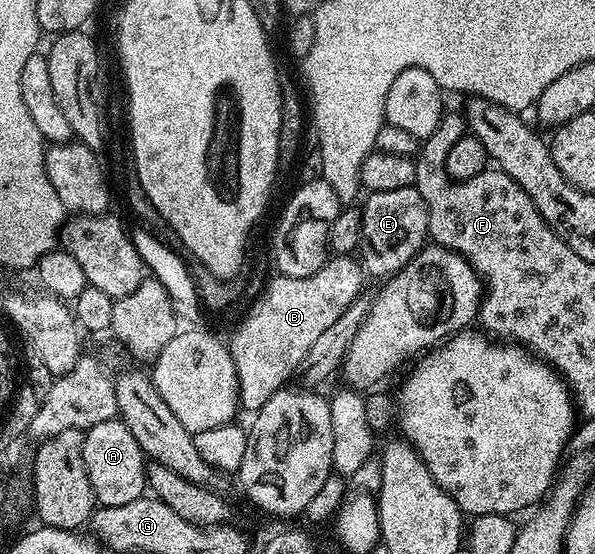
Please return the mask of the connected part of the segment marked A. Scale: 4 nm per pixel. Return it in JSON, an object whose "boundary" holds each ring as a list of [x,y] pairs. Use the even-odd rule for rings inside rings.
{"boundary":[[[120,418],[99,421],[99,425],[90,427],[85,432],[83,441],[83,465],[91,481],[93,496],[103,507],[128,505],[129,502],[142,498],[147,491],[145,468],[147,460],[141,452],[139,441],[131,437],[131,429]]]}

